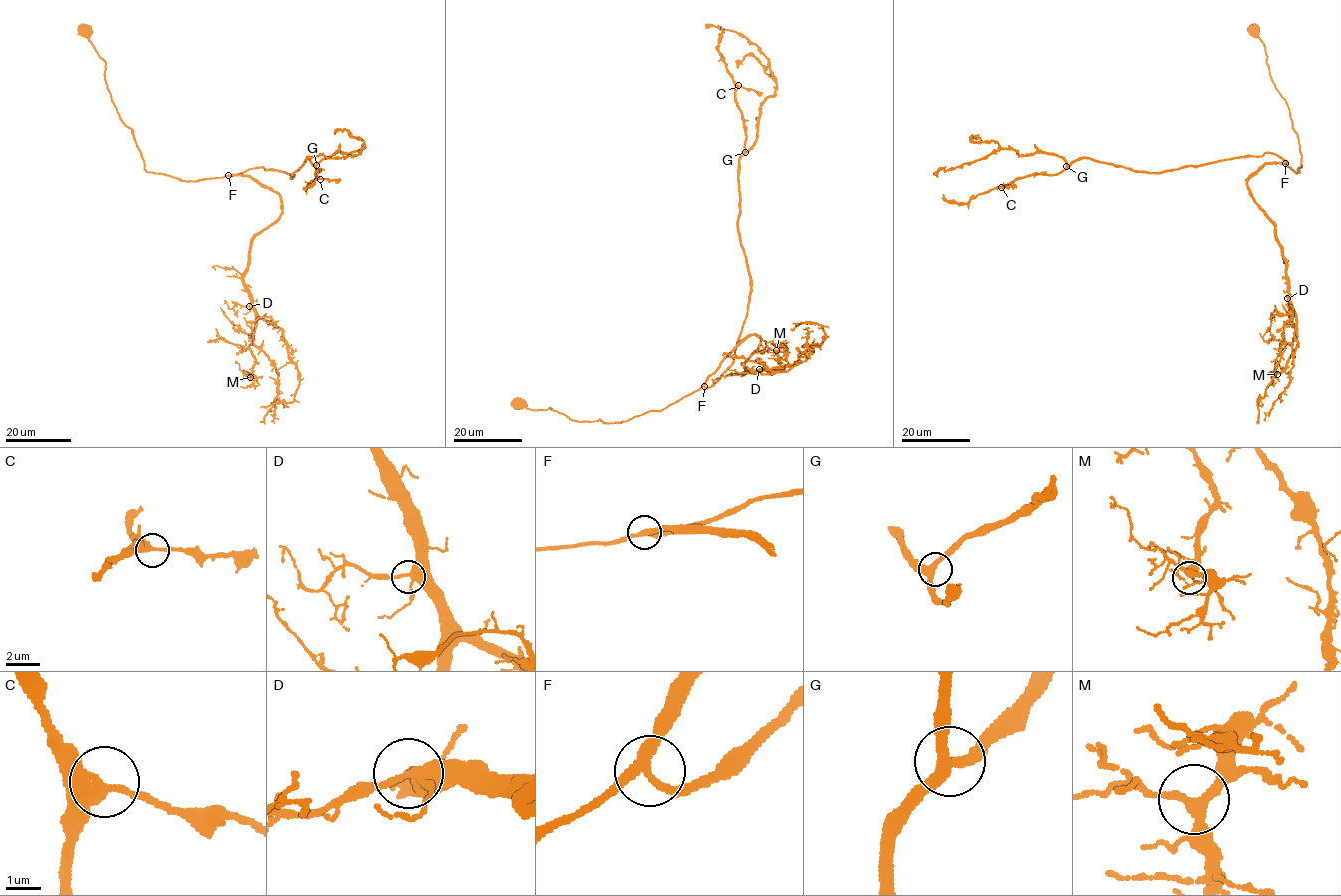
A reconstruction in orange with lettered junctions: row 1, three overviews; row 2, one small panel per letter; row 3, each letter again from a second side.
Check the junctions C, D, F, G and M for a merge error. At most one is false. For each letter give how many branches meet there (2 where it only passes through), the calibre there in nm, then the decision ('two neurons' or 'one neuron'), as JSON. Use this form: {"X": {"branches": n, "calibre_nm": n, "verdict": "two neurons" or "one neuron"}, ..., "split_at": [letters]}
{"C": {"branches": 3, "calibre_nm": 340, "verdict": "one neuron"}, "D": {"branches": 3, "calibre_nm": 320, "verdict": "one neuron"}, "F": {"branches": 3, "calibre_nm": 240, "verdict": "one neuron"}, "G": {"branches": 3, "calibre_nm": 340, "verdict": "one neuron"}, "M": {"branches": 3, "calibre_nm": 280, "verdict": "one neuron"}, "split_at": []}

